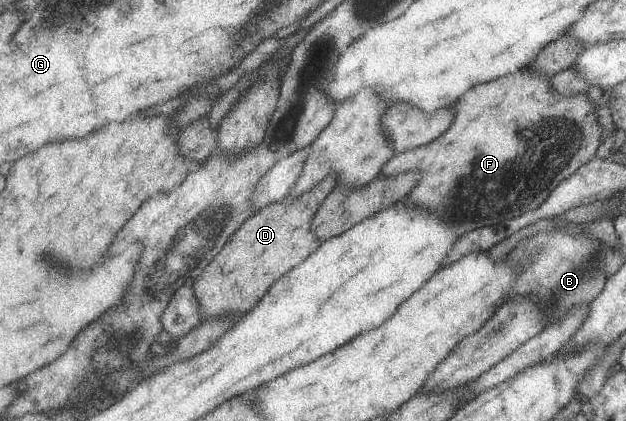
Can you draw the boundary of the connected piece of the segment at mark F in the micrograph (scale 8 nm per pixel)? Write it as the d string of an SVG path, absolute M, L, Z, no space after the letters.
M529 66L475 85L453 103L454 119L442 135L426 145L394 154L382 165L379 175L390 177L406 171L420 171L418 183L405 195L403 203L410 209L430 211L442 219L454 221L462 233L501 224L536 209L561 181L595 157L601 143L602 128L596 117L598 105L590 102L585 92L576 95L554 93L550 89L550 76L540 75Z

